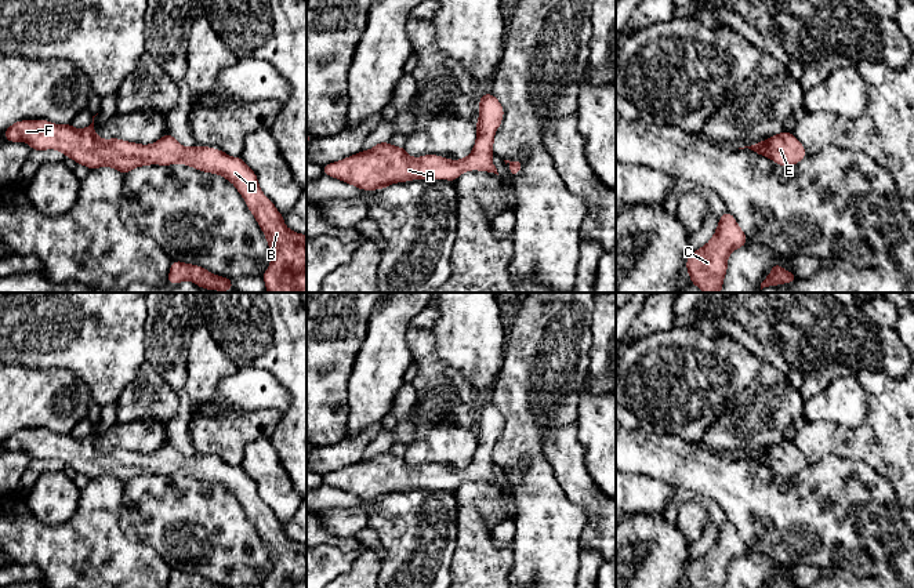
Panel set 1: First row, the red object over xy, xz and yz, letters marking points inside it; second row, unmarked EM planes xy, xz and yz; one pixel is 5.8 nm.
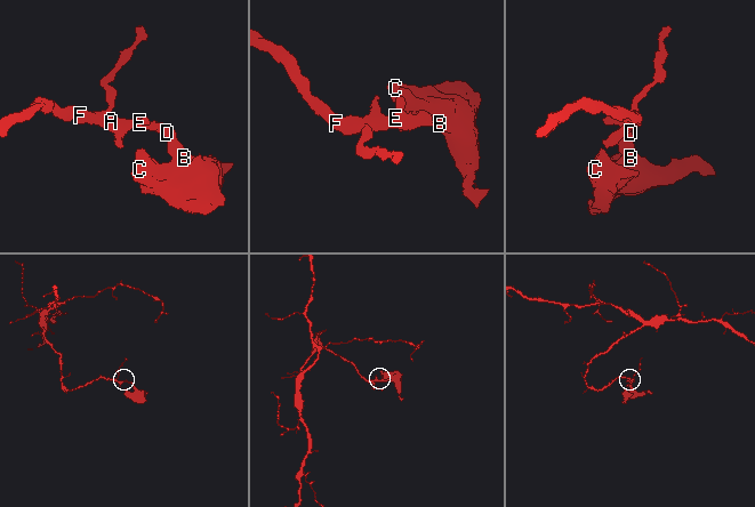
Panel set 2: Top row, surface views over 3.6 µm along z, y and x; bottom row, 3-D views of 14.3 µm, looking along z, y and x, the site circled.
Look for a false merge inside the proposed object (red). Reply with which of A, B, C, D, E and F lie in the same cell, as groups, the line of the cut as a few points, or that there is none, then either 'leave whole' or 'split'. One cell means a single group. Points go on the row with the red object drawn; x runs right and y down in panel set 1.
groups A B C D E F; cut none; leave whole

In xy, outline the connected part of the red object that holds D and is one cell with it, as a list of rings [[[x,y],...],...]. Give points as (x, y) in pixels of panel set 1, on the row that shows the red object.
[[[94,117],[83,130],[48,120],[21,120],[10,126],[4,137],[10,142],[28,142],[33,150],[57,149],[90,170],[113,167],[126,175],[141,166],[182,163],[226,178],[246,200],[269,244],[272,259],[262,275],[266,291],[307,293],[307,236],[284,225],[283,214],[261,192],[255,173],[242,157],[210,146],[185,148],[170,134],[150,145],[101,139],[94,131]]]

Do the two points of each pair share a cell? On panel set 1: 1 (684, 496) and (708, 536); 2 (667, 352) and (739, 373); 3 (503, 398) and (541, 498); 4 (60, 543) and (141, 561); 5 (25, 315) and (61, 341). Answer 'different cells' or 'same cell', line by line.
1: same cell
2: same cell
3: same cell
4: same cell
5: same cell

